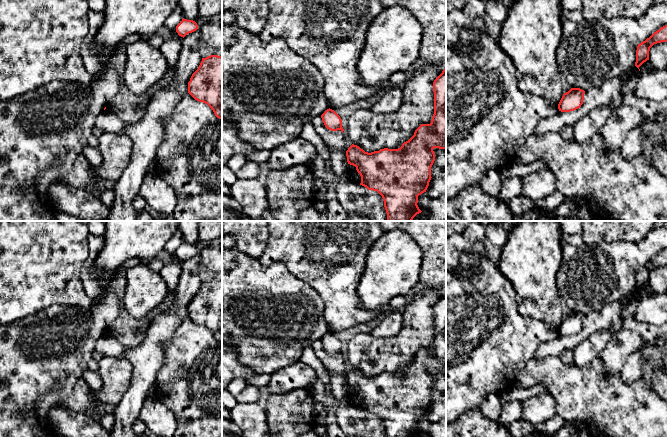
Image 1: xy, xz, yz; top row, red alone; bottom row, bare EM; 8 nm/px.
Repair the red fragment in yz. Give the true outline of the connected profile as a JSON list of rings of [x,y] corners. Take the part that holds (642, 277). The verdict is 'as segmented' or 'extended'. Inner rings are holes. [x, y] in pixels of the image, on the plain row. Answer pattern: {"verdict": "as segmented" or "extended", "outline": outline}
{"verdict": "as segmented", "outline": [[[667,249],[661,251],[645,265],[638,268],[636,274],[636,286],[635,286],[635,290],[638,293],[644,286],[649,284],[650,272],[654,268],[661,267],[661,266],[667,266]]]}

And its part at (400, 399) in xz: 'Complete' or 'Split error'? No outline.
Complete

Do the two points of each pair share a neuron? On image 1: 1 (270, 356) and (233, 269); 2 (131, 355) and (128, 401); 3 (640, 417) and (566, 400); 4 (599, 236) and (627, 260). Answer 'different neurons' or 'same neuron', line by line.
1: same neuron
2: same neuron
3: same neuron
4: different neurons

